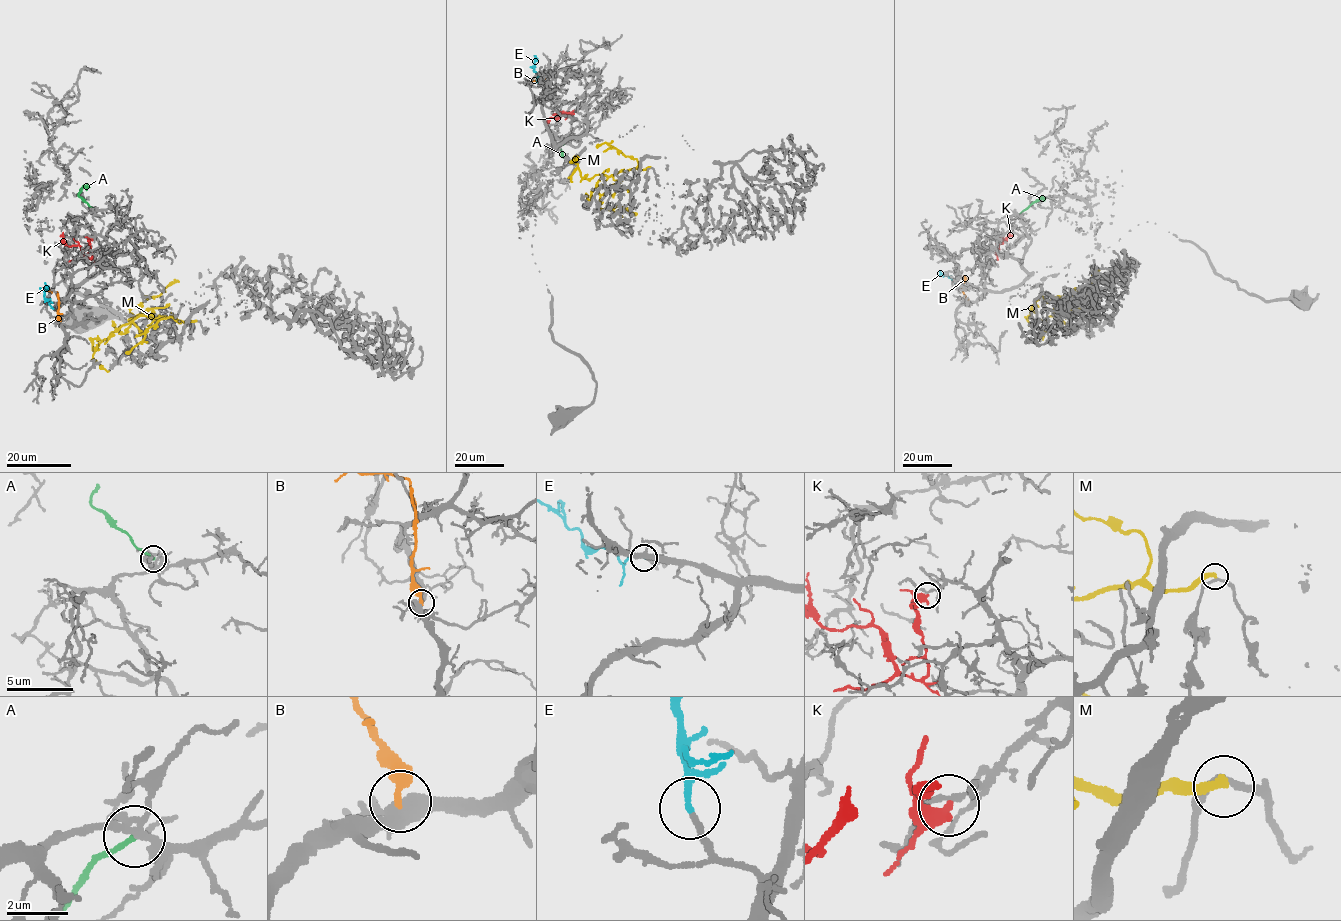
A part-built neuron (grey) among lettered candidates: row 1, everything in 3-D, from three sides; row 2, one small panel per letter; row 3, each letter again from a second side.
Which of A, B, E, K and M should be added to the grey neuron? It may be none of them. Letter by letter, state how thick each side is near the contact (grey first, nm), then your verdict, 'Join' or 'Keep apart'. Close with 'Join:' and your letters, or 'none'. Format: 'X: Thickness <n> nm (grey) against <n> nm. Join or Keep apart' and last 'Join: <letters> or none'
A: Thickness 200 nm (grey) against 170 nm. Keep apart
B: Thickness 400 nm (grey) against 360 nm. Keep apart
E: Thickness 200 nm (grey) against 200 nm. Join
K: Thickness 160 nm (grey) against 480 nm. Keep apart
M: Thickness 200 nm (grey) against 280 nm. Keep apart
Join: E

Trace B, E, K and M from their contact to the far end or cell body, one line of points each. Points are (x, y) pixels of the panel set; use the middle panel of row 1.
B: (546, 83), (544, 78), (530, 81)
E: (537, 82), (534, 55)
K: (570, 114), (551, 117), (546, 128)
M: (650, 167), (612, 174), (599, 190), (601, 209), (621, 206), (637, 214)

